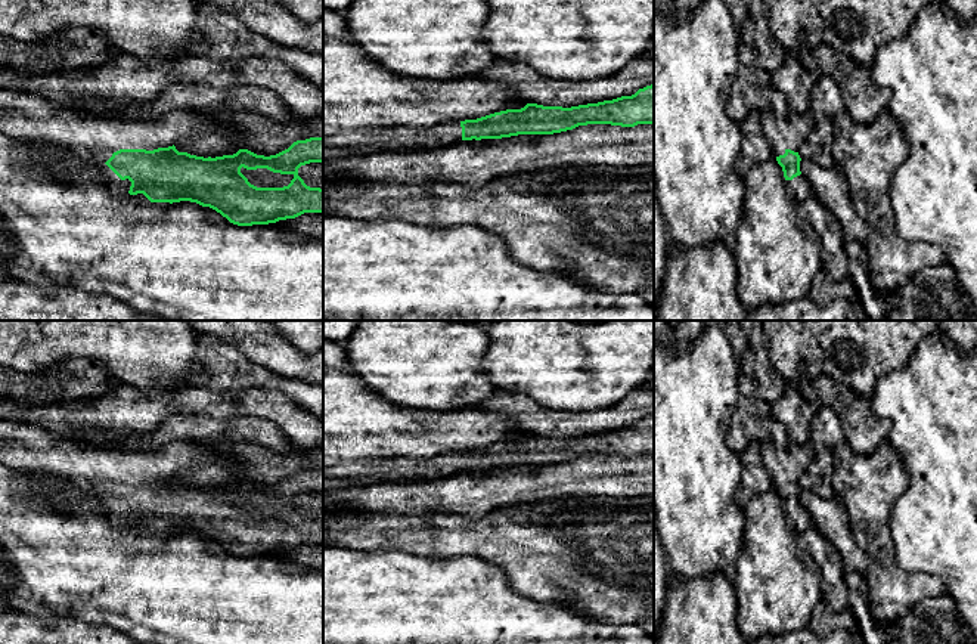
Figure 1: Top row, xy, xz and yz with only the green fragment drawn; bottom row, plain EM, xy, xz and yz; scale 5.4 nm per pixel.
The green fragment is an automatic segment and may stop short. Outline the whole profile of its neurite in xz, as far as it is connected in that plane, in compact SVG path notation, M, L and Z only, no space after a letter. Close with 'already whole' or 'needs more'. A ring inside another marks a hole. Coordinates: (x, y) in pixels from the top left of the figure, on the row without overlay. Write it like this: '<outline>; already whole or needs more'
M654 415L639 419L632 427L621 427L612 431L579 436L571 439L527 434L521 440L506 440L477 451L444 453L432 458L391 456L378 459L347 461L335 467L323 468L323 492L370 484L432 480L472 470L481 471L502 470L518 465L553 465L587 455L611 455L621 458L654 455Z; needs more

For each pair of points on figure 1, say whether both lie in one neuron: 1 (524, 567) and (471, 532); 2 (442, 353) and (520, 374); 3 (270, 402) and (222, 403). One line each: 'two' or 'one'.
1: one
2: two
3: one

